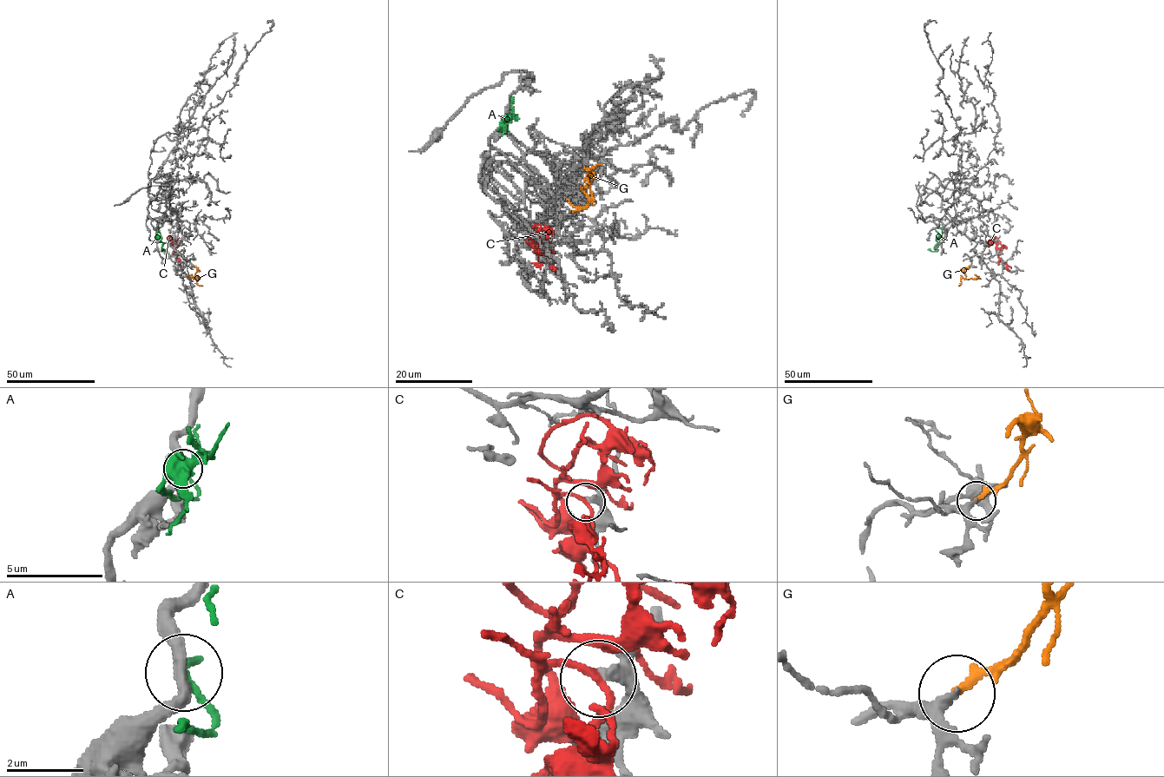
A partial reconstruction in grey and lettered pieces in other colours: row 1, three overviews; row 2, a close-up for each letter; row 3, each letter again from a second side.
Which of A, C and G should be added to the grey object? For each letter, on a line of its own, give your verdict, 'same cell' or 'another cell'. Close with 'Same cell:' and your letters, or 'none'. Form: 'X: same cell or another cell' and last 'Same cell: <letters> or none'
A: another cell
C: another cell
G: same cell
Same cell: G

